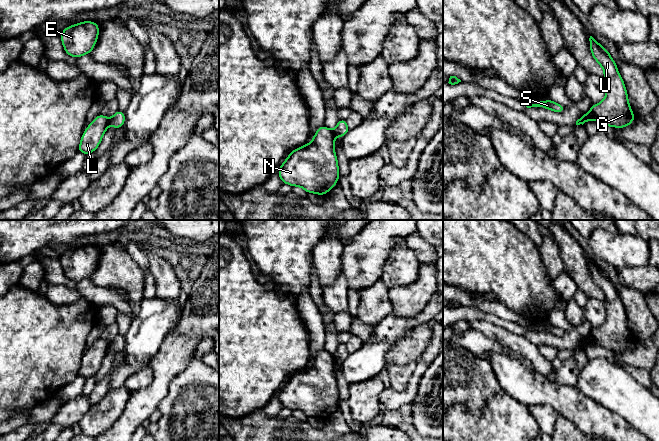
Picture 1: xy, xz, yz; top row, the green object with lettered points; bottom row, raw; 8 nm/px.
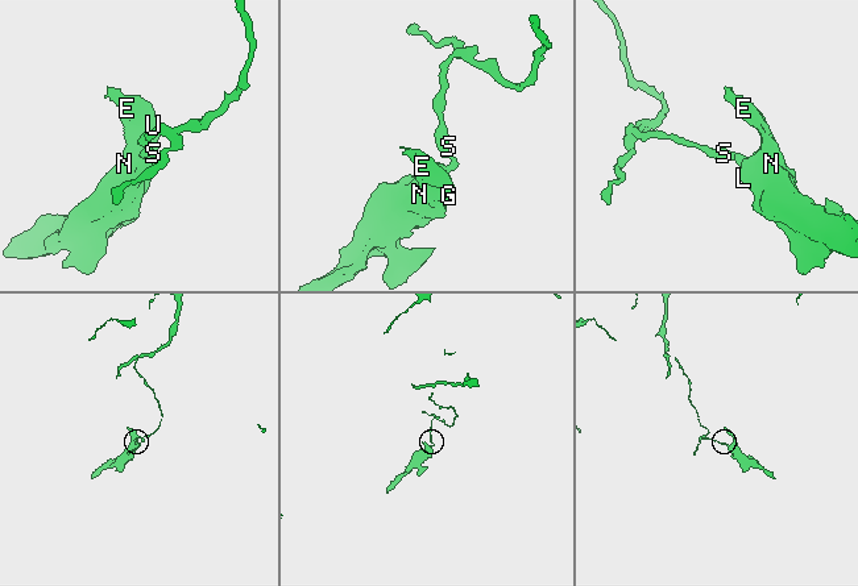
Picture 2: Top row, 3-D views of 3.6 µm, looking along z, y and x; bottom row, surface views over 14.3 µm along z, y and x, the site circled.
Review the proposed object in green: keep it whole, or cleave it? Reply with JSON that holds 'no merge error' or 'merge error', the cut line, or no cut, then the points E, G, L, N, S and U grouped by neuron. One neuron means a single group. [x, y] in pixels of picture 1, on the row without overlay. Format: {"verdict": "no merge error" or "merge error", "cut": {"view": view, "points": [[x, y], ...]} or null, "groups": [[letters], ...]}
{"verdict": "merge error", "cut": {"view": "xy", "points": [[110, 343], [108, 348]]}, "groups": [["E", "G", "L", "N", "U"], ["S"]]}

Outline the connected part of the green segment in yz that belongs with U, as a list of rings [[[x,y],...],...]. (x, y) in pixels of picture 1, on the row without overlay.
[[[592,260],[589,265],[592,280],[604,295],[606,319],[602,326],[592,329],[590,335],[580,341],[581,348],[596,344],[611,352],[625,352],[634,345],[635,339],[630,332],[623,303],[610,277]]]

